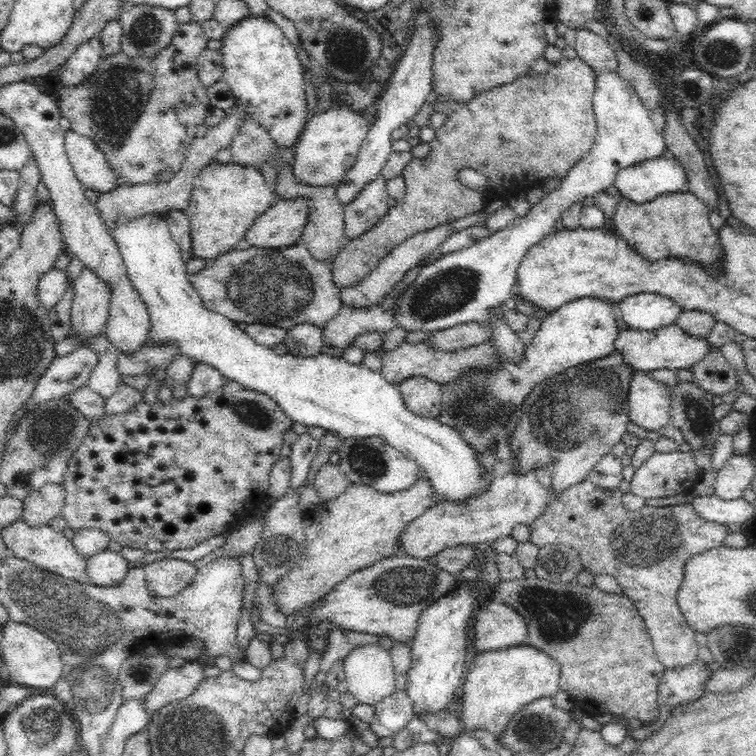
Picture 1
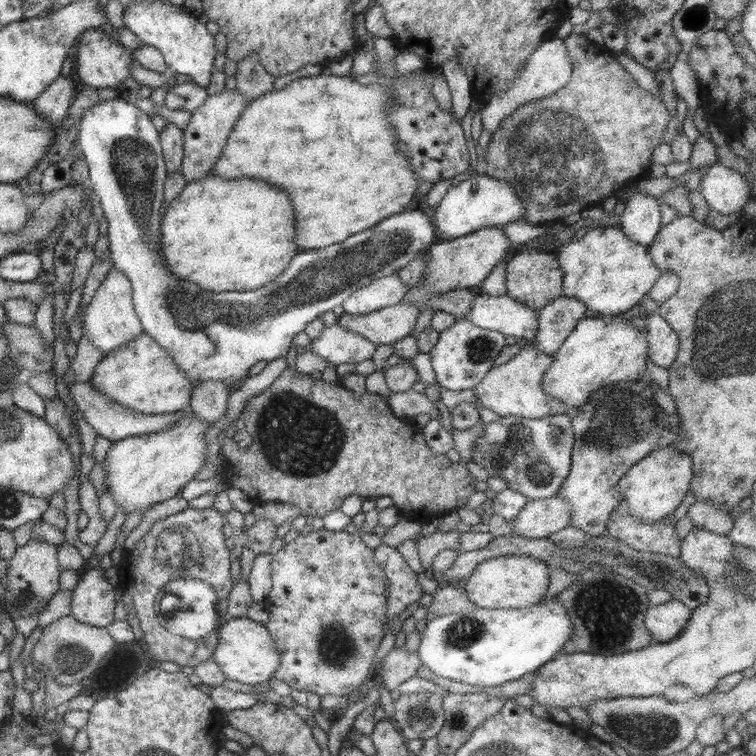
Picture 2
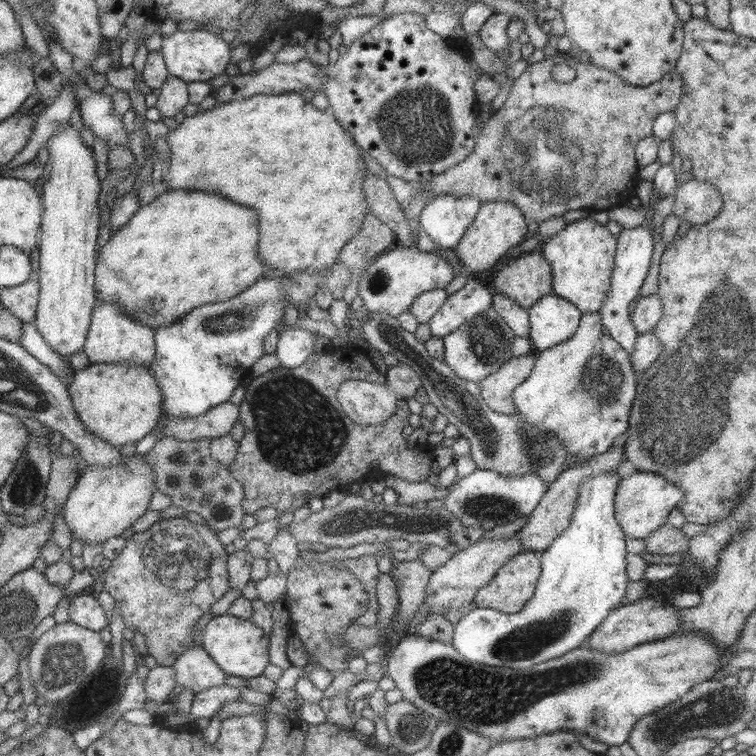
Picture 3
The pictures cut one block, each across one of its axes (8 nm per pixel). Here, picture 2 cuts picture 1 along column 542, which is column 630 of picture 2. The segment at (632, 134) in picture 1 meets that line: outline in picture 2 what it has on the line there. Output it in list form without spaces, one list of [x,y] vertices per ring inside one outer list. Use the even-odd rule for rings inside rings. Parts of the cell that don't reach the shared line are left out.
[[[646,192],[631,193],[624,202],[624,211],[619,215],[620,229],[629,240],[648,247],[660,223],[660,202]]]

